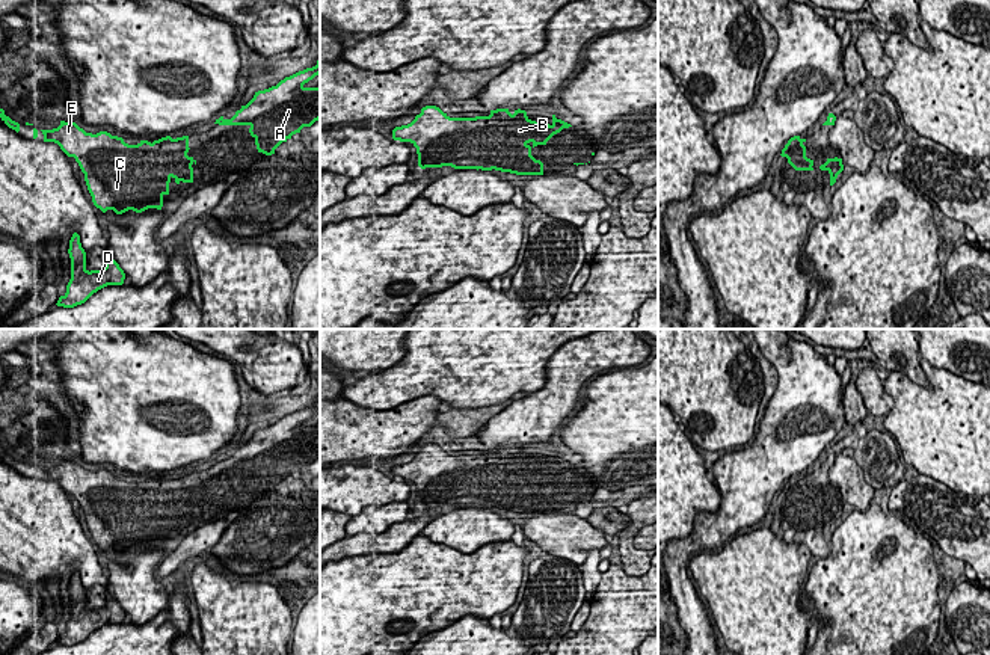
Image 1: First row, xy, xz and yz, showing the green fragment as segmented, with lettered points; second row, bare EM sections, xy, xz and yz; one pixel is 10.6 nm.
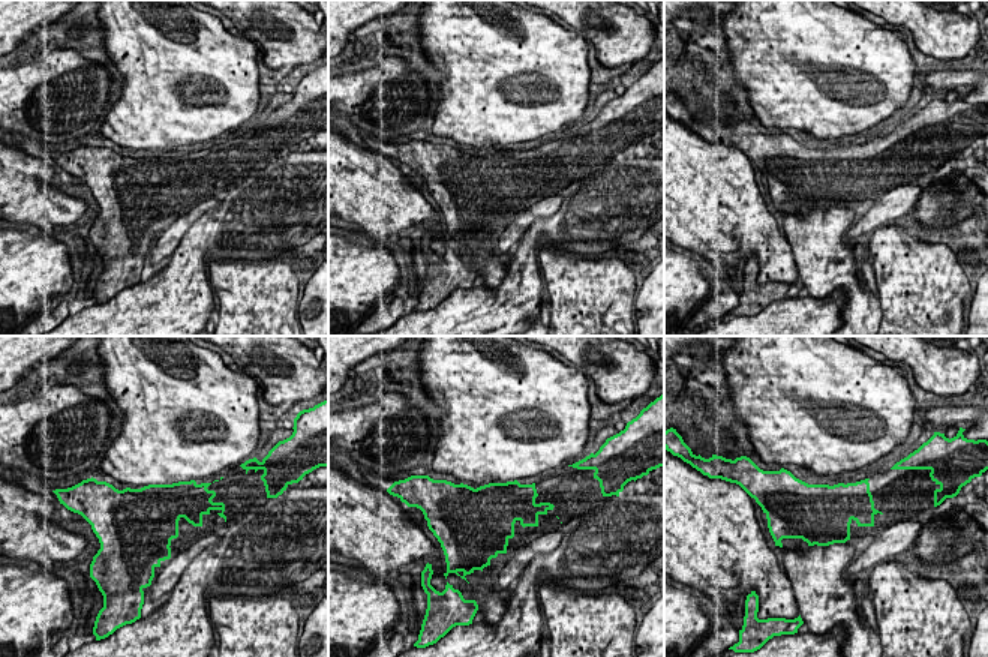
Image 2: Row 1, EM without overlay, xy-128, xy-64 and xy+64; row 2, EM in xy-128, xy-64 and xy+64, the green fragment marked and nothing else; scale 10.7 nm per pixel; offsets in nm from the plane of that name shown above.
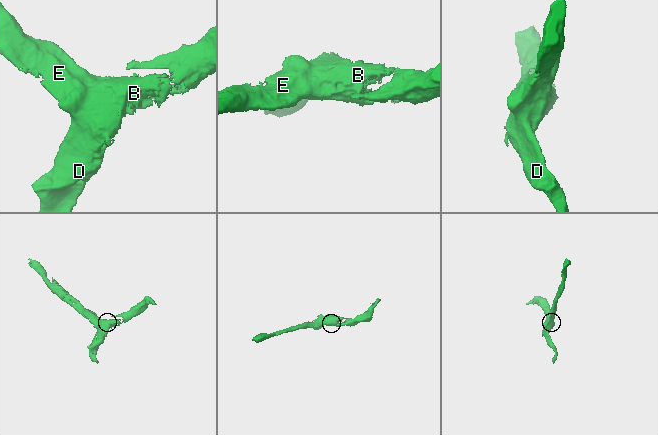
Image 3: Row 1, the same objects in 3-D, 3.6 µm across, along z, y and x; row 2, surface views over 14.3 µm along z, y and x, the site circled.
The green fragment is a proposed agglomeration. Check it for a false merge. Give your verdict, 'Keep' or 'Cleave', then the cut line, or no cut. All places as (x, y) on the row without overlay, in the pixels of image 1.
Keep. No split

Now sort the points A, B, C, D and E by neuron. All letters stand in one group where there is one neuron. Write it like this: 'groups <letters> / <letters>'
groups A B C D E

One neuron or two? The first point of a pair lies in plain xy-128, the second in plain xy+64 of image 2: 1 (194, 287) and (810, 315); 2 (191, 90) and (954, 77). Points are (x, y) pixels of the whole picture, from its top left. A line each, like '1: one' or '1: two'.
1: one
2: two

